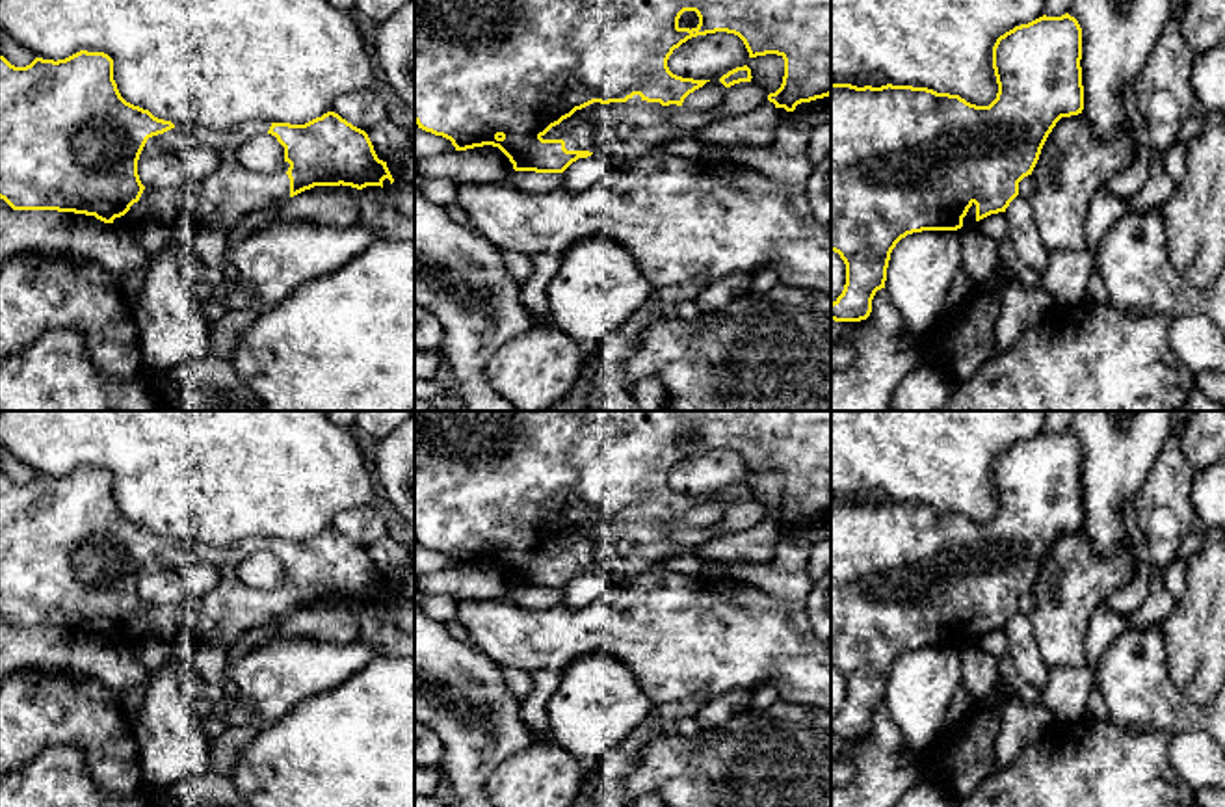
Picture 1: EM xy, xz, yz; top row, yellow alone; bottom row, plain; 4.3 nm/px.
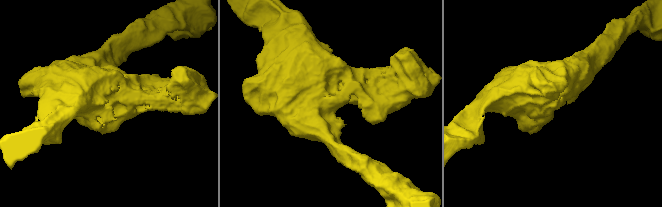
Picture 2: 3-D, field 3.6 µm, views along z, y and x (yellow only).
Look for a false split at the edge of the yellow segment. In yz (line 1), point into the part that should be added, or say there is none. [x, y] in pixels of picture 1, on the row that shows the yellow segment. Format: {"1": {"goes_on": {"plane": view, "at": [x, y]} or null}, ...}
{"1": {"goes_on": {"plane": "yz", "at": [969, 220]}}}

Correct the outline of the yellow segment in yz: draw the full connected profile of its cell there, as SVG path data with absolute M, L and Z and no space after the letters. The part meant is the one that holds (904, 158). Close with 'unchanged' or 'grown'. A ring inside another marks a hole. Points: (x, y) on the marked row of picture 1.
M1069 13L1043 15L996 39L993 69L998 93L989 106L928 87L831 84L831 251L846 264L846 284L831 303L831 320L861 322L870 316L876 292L885 288L890 253L907 234L976 227L980 219L1006 212L1019 195L1019 182L1032 175L1056 123L1084 110L1080 60L1078 20Z | grown

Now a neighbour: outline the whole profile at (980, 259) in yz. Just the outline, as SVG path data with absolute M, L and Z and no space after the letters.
M968 225L959 229L959 240L961 266L968 279L974 284L989 279L1000 266L998 242Z

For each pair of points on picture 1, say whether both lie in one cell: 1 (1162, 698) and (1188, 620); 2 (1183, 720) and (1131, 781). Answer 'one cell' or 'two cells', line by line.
1: two cells
2: two cells

